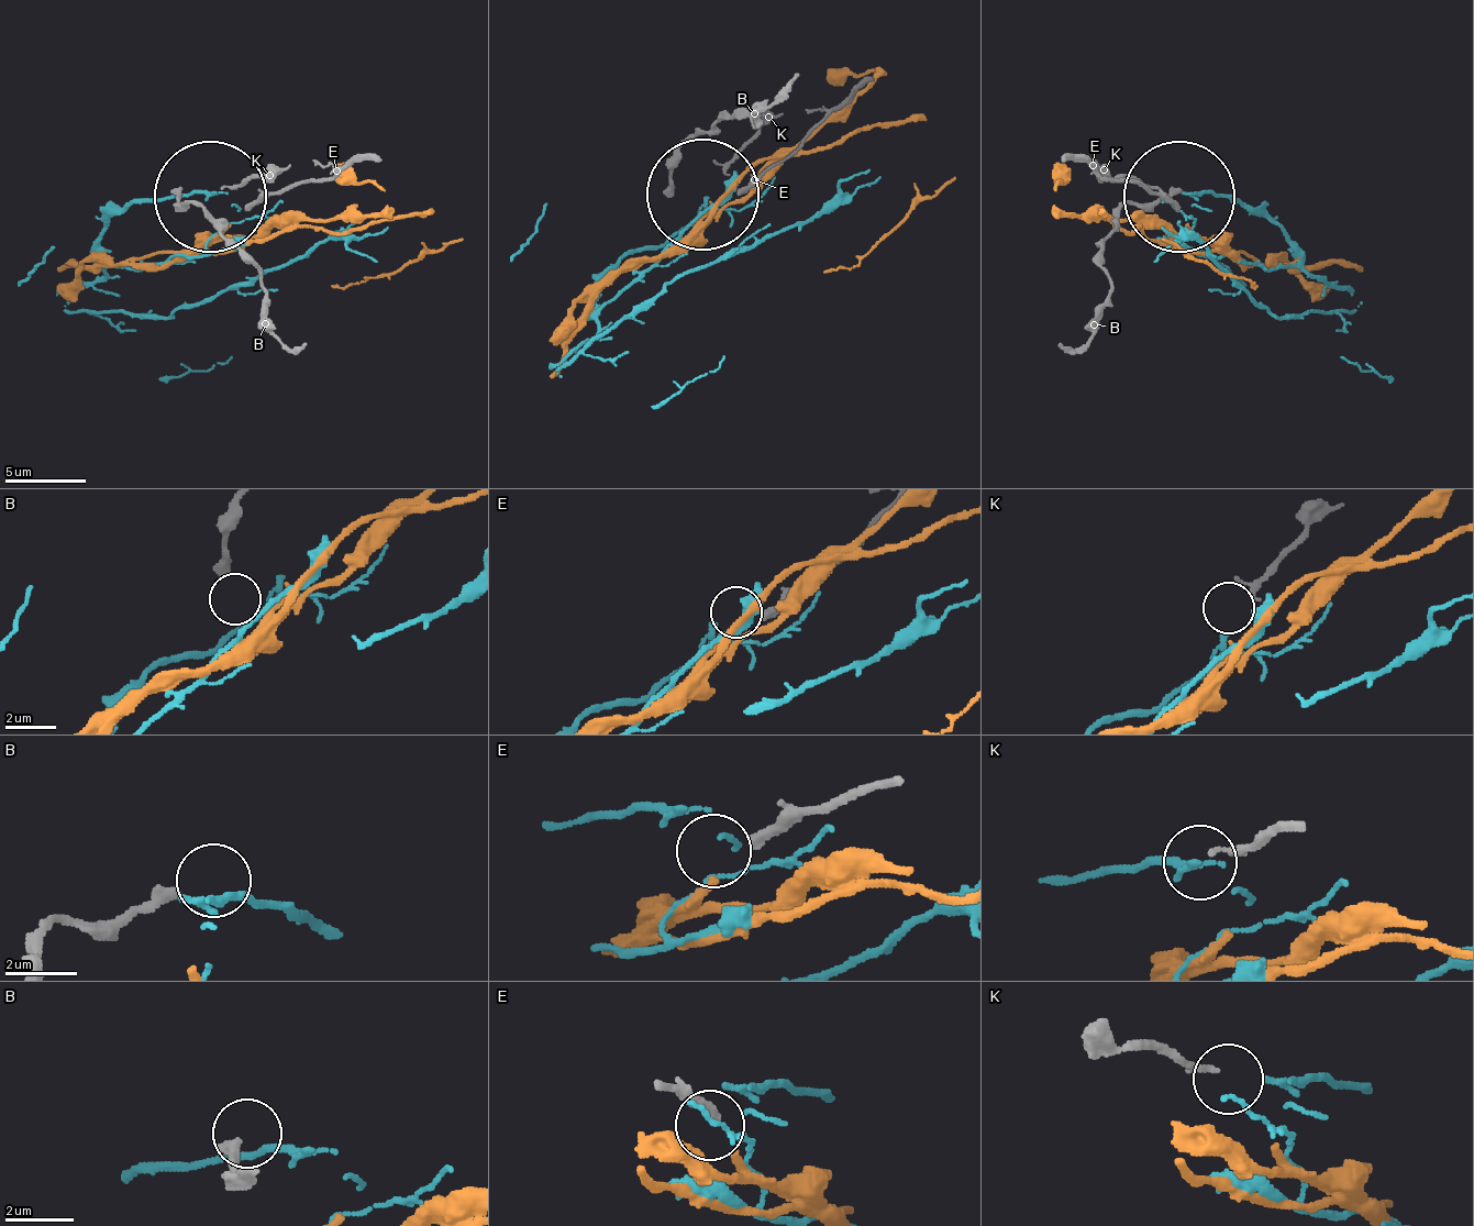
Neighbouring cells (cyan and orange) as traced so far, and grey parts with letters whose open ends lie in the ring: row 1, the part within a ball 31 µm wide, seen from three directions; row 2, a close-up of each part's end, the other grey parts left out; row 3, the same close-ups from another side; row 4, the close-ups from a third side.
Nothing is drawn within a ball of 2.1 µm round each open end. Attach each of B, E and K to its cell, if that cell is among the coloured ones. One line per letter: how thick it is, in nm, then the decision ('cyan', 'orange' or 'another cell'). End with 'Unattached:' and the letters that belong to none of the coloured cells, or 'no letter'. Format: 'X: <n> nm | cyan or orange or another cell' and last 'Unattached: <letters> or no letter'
B: 400 nm | another cell
E: 320 nm | orange
K: 240 nm | cyan
Unattached: B

